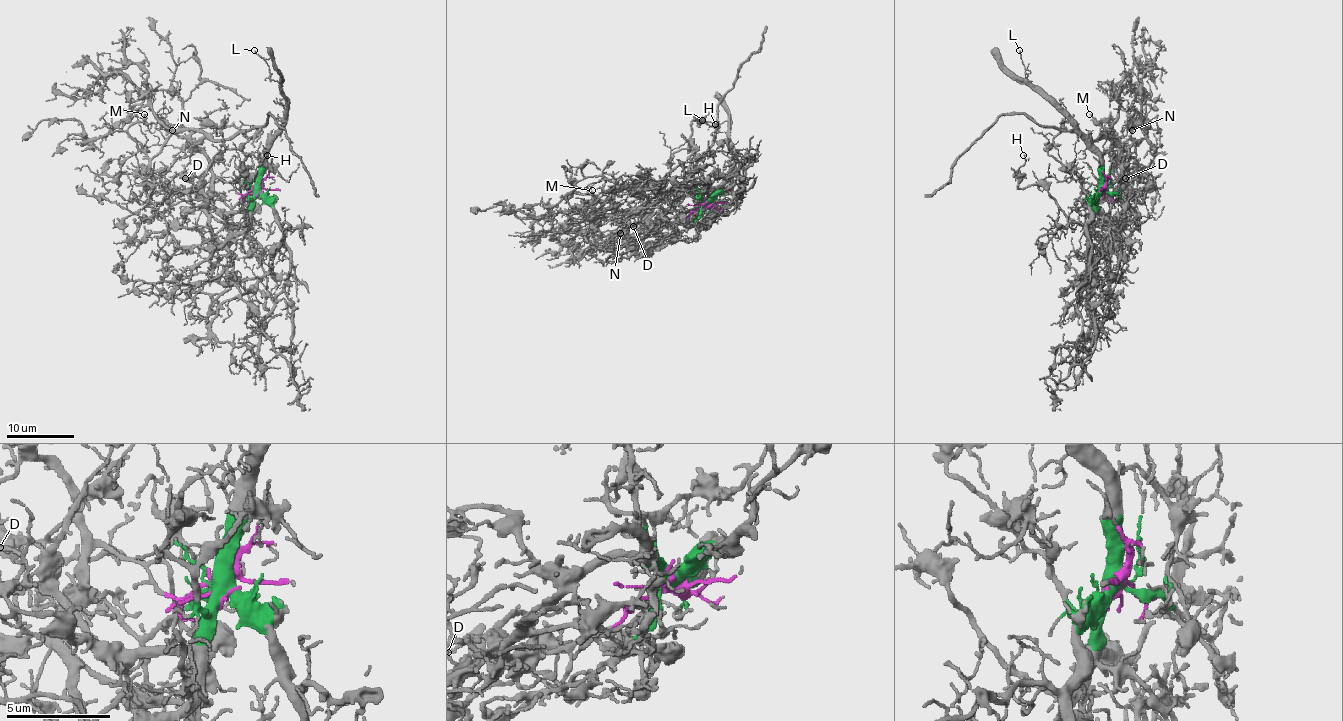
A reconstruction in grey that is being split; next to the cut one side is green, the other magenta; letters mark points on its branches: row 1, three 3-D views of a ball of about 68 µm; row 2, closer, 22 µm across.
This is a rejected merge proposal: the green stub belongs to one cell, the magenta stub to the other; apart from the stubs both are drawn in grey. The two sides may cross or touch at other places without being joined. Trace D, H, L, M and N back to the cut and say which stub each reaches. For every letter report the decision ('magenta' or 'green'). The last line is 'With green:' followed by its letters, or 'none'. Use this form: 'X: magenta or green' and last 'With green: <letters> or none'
D: magenta
H: green
L: green
M: magenta
N: magenta
With green: H, L

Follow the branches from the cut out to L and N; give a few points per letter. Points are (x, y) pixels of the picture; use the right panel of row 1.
L: (1103, 190), (1103, 170), (1098, 150), (1021, 80), (1026, 75), (1019, 50)
N: (1103, 190), (1115, 194), (1125, 177), (1127, 150), (1147, 136), (1137, 124), (1132, 129)

